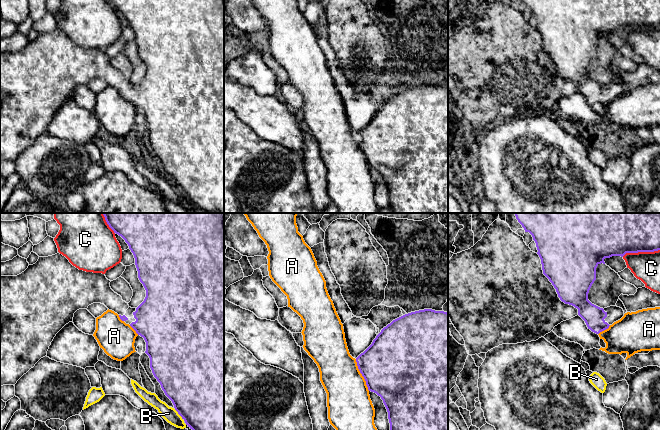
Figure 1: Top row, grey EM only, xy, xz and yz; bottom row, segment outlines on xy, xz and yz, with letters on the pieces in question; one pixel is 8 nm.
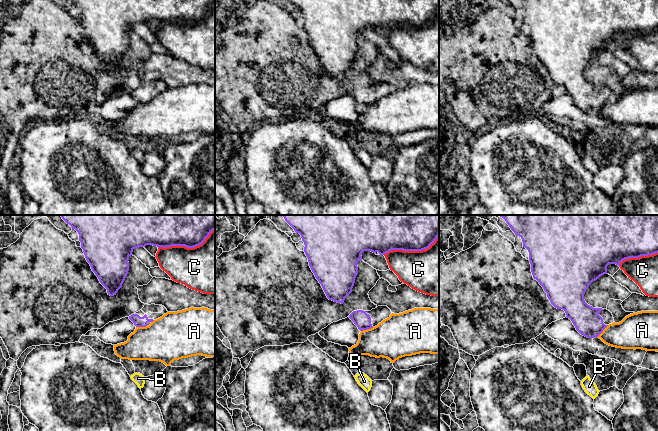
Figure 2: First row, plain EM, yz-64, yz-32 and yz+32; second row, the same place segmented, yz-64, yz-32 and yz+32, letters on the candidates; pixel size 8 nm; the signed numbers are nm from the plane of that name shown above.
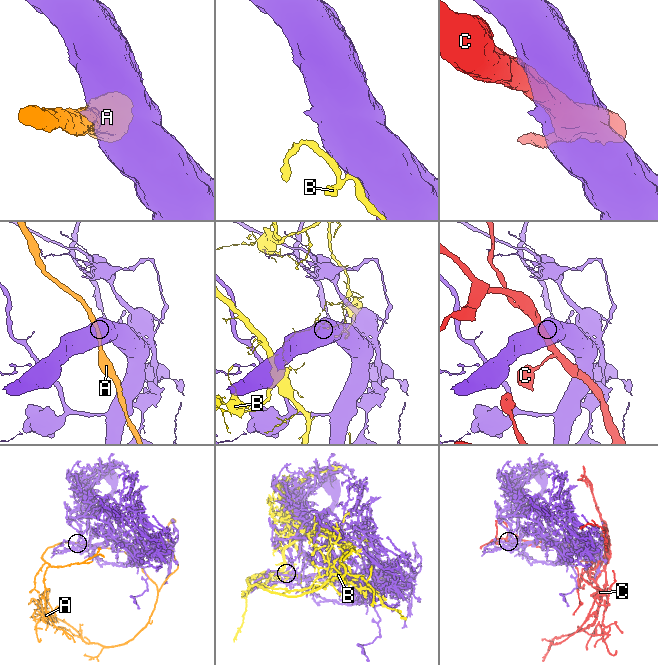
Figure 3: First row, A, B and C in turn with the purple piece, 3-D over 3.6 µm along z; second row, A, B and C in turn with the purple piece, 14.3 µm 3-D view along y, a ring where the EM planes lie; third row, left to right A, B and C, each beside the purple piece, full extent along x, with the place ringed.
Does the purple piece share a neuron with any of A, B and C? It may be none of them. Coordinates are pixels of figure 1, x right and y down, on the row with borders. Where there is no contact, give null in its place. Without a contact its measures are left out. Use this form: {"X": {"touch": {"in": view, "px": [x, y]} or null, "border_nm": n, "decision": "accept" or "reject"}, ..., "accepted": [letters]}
{"A": {"touch": {"in": "xz", "px": [362, 375]}, "border_nm": 280, "decision": "reject"}, "B": {"touch": {"in": "xy", "px": [179, 414]}, "border_nm": 130, "decision": "reject"}, "C": {"touch": {"in": "yz", "px": [640, 251]}, "border_nm": 300, "decision": "reject"}, "accepted": []}

